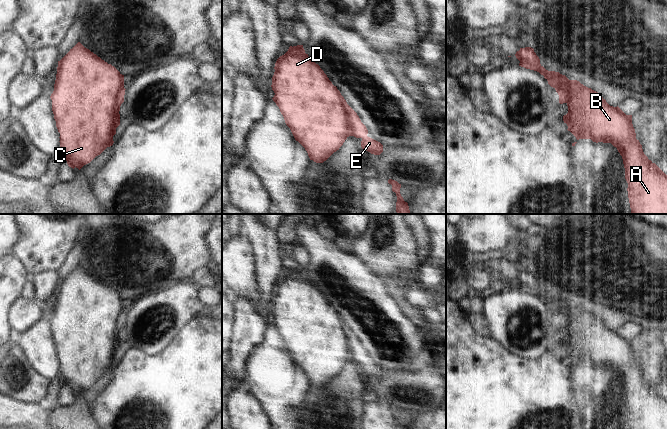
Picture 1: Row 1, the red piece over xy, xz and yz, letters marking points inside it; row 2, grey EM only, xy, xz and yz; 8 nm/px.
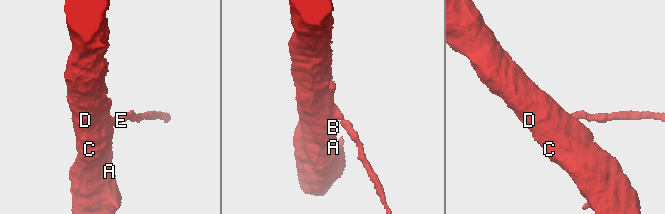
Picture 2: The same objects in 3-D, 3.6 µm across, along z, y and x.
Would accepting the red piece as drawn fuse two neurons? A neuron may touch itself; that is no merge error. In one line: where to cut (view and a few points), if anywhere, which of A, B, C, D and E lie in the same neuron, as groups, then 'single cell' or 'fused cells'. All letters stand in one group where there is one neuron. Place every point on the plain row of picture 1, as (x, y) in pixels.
cut xz (346, 326), (347, 341), (351, 345), (353, 359); groups A B C D / E; fused cells

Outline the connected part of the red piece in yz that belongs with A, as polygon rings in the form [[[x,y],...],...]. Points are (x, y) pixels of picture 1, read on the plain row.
[[[531,271],[520,272],[515,278],[520,285],[519,290],[539,296],[548,305],[557,317],[562,315],[568,323],[564,326],[568,330],[568,337],[563,340],[564,347],[577,364],[591,363],[593,366],[611,367],[617,372],[622,380],[625,392],[625,403],[628,407],[628,422],[630,429],[667,429],[667,399],[644,378],[642,369],[636,363],[635,353],[632,348],[632,339],[626,339],[618,330],[610,330],[606,324],[596,315],[581,308],[577,304],[569,304],[565,299],[555,295],[546,294],[541,288],[540,283]]]

